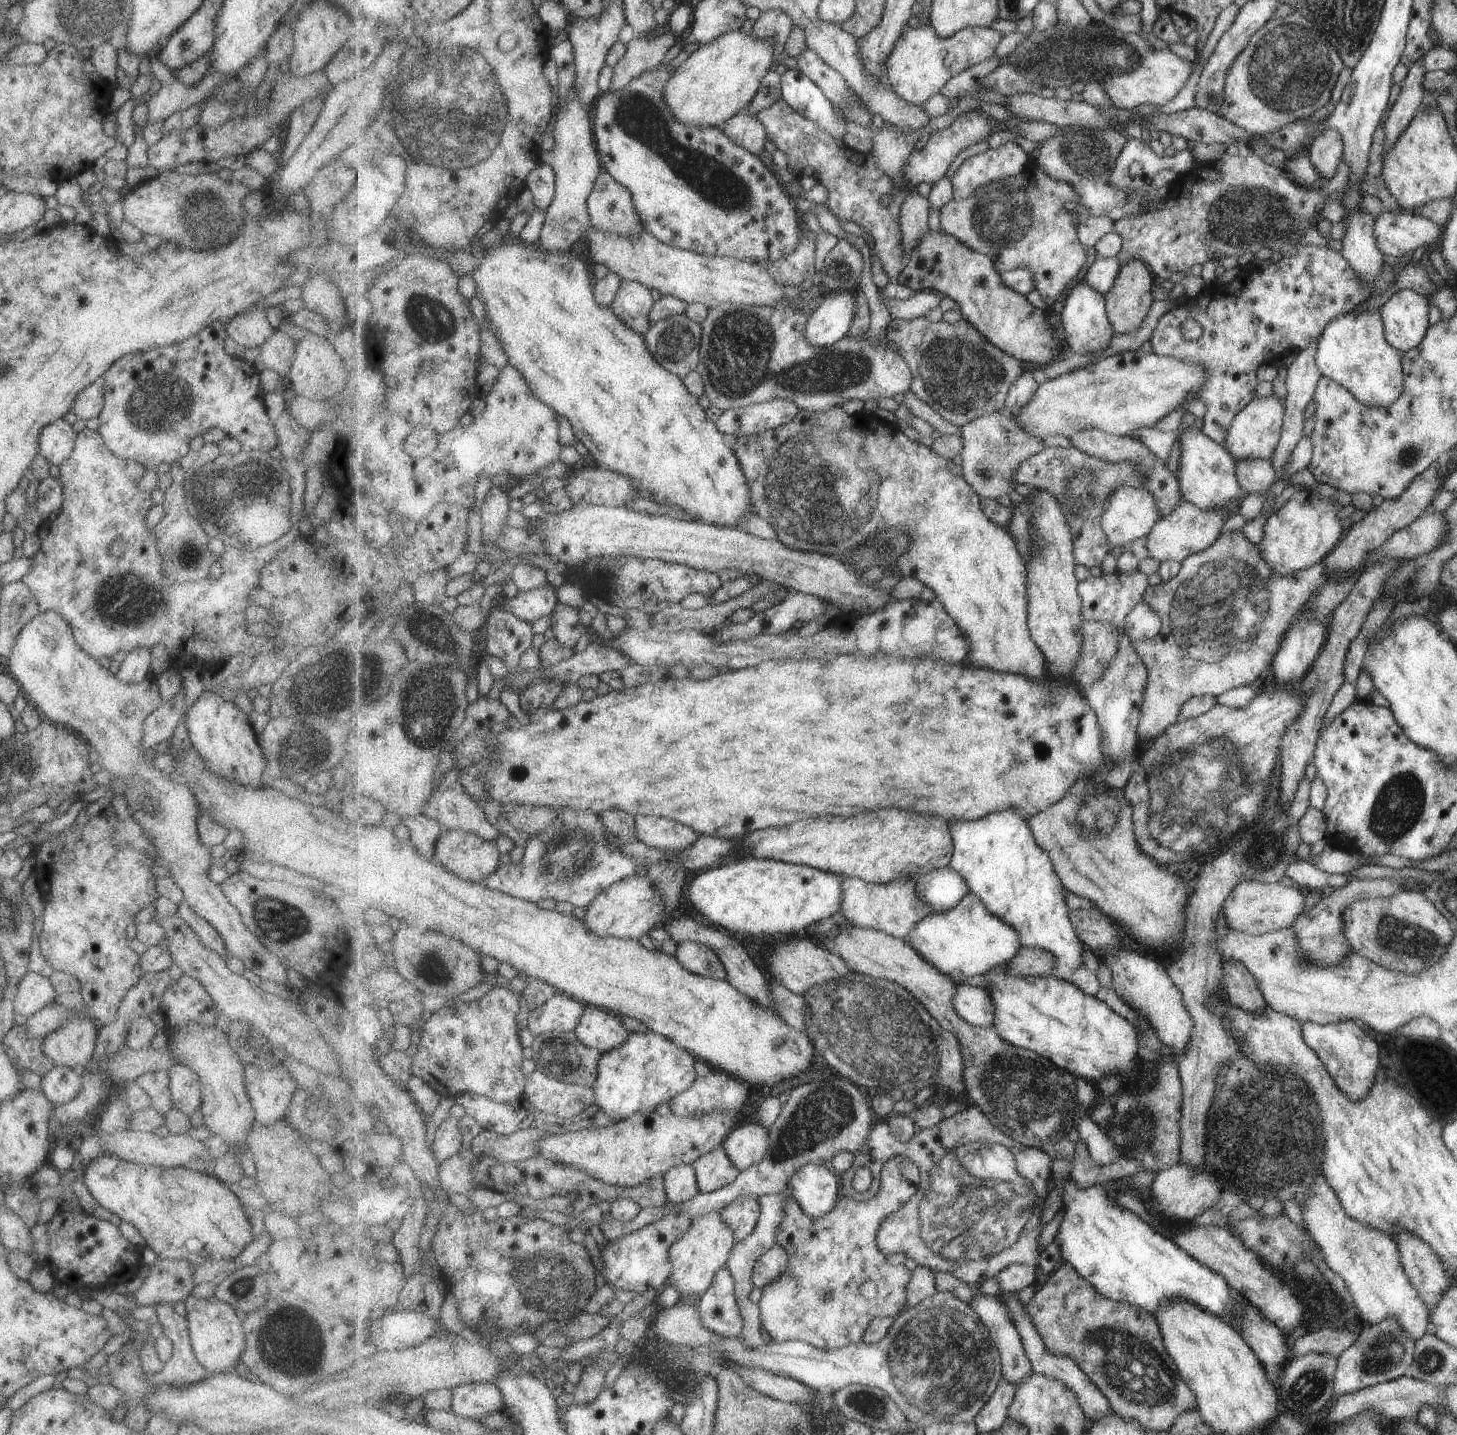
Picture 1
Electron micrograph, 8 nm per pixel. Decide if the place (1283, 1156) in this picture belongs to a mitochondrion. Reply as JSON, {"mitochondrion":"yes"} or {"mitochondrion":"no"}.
{"mitochondrion":"yes"}

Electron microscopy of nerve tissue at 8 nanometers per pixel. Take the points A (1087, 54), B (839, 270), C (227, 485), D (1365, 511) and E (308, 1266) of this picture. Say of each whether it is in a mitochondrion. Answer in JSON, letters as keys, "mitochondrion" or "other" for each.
{"A":"mitochondrion","B":"mitochondrion","C":"mitochondrion","D":"other","E":"other"}

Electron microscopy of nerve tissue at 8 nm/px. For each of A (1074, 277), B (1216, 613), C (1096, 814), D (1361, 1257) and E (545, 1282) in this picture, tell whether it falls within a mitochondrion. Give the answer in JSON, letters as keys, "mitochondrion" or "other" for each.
{"A":"other","B":"mitochondrion","C":"mitochondrion","D":"other","E":"mitochondrion"}

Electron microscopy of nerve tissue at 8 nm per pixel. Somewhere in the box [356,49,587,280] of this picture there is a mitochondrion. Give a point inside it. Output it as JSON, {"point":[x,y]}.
{"point":[453,120]}

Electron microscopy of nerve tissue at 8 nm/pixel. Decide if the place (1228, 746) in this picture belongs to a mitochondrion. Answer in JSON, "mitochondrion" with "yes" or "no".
{"mitochondrion":"yes"}

